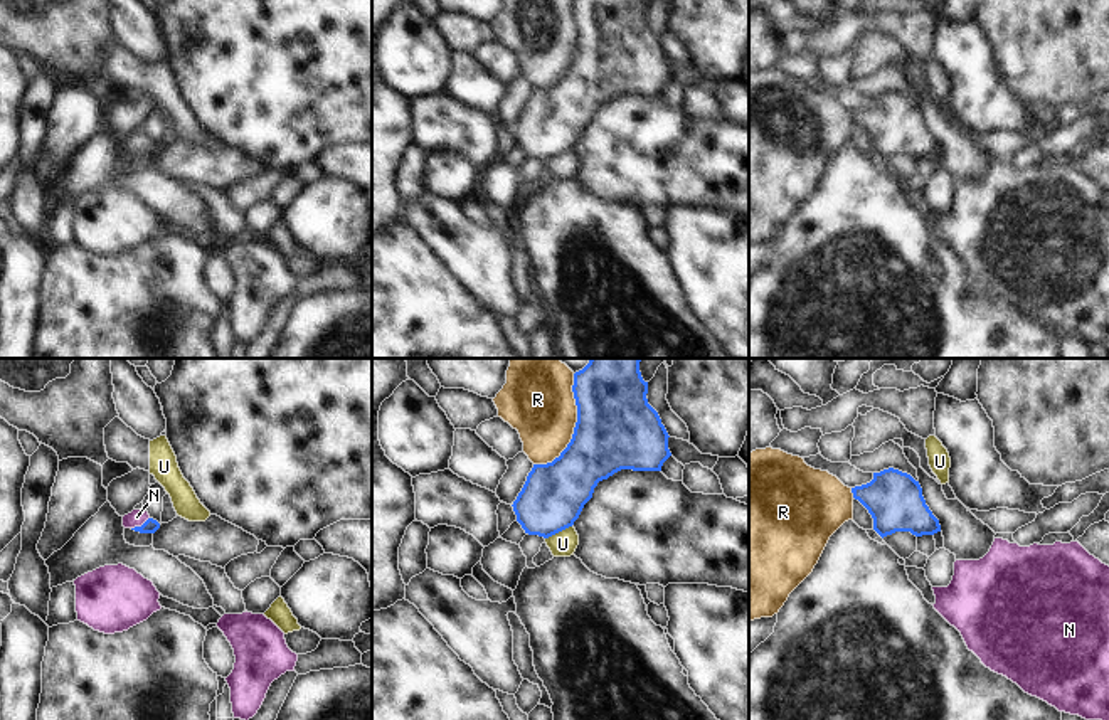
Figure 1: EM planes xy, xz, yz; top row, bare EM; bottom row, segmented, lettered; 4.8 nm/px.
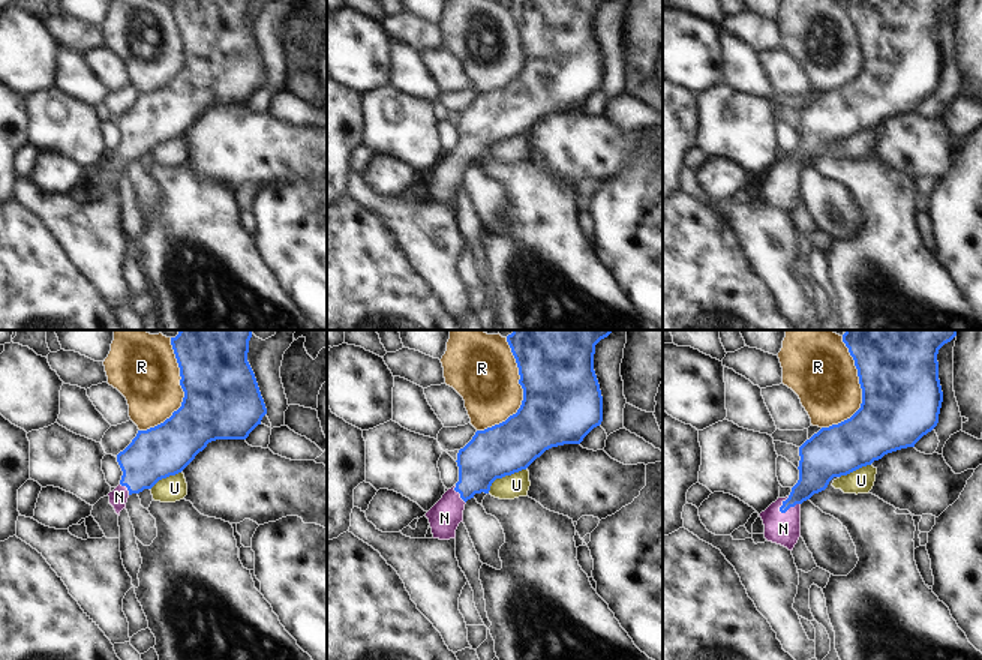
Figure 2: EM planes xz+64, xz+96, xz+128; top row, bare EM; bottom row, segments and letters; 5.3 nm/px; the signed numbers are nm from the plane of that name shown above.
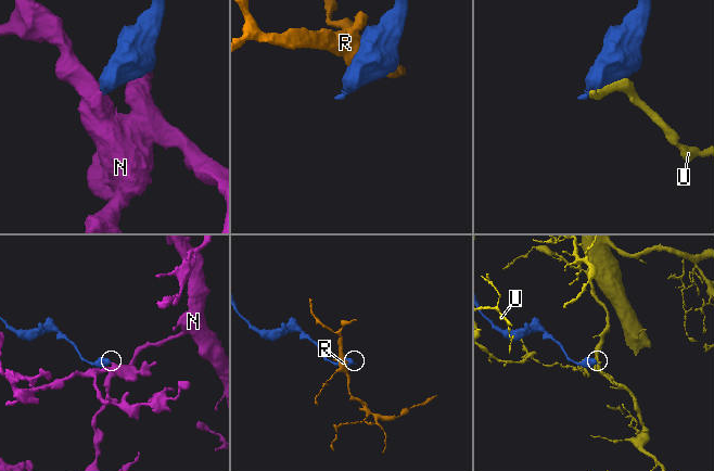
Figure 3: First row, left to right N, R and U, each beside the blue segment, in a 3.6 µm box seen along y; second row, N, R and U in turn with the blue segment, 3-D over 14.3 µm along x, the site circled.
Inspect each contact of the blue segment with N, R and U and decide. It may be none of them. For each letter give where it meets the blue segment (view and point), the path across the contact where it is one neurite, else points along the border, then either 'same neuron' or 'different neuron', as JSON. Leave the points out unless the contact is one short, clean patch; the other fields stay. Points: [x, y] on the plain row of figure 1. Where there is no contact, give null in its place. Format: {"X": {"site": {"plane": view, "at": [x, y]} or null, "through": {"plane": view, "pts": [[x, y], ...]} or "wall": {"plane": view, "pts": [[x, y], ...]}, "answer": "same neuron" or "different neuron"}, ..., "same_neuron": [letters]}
{"N": {"site": {"plane": "xy", "at": [142, 148]}, "through": {"plane": "xy", "pts": [[150, 148], [142, 148], [137, 140]]}, "answer": "same neuron"}, "R": {"site": {"plane": "xz", "at": [574, 52]}, "answer": "different neuron"}, "U": {"site": {"plane": "xz", "at": [557, 155]}, "answer": "different neuron"}, "same_neuron": ["N"]}

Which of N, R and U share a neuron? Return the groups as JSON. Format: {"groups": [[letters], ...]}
{"groups": [["N"], ["R"], ["U"]]}

